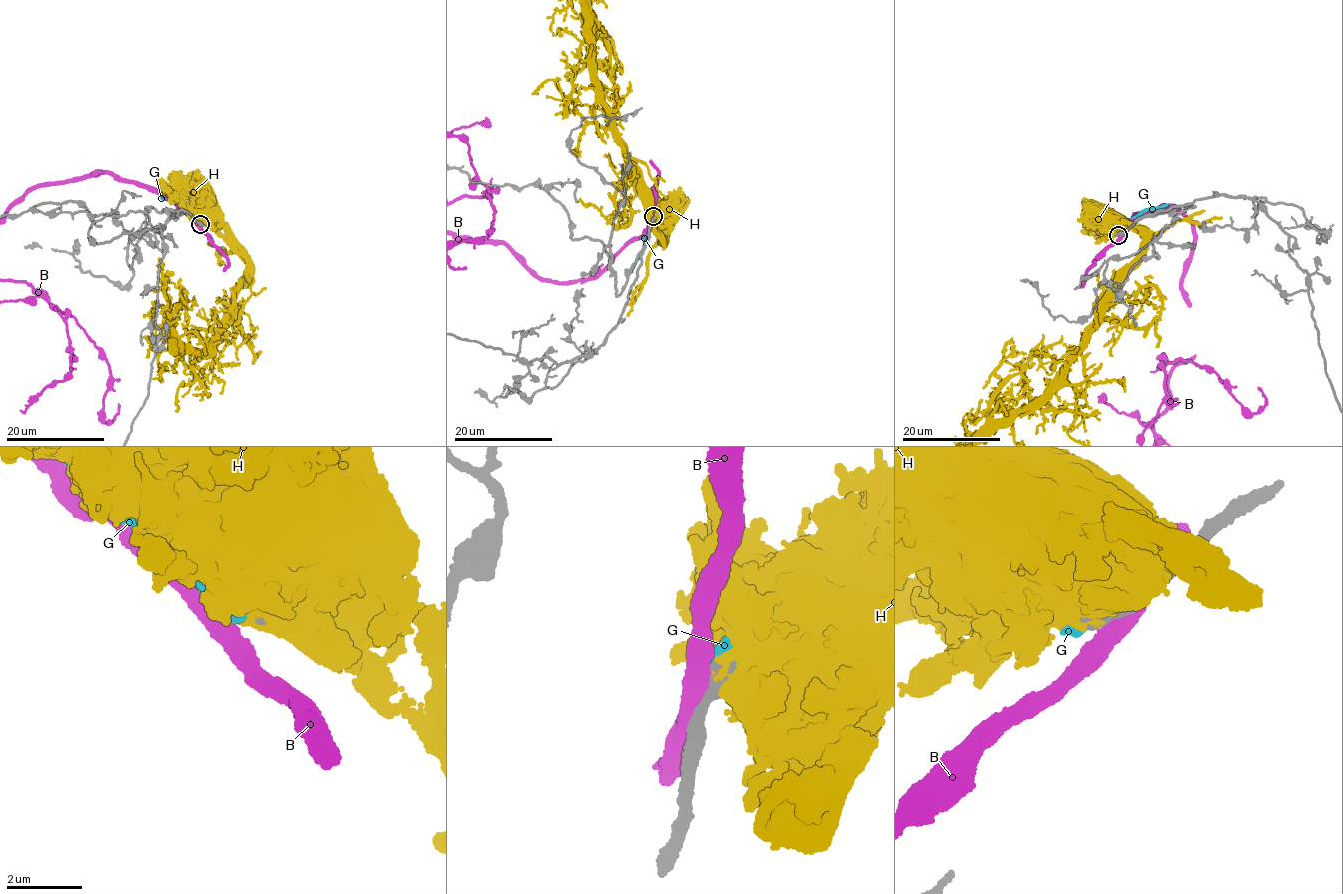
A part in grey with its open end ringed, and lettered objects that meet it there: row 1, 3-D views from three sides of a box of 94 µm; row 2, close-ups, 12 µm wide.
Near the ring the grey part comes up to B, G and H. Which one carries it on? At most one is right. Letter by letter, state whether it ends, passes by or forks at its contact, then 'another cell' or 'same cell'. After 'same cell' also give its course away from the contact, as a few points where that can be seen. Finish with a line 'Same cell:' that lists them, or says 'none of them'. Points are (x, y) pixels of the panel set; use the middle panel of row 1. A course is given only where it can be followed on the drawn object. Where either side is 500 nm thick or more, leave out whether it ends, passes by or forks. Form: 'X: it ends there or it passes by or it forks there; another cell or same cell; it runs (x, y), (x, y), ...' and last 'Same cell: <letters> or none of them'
B: it passes by; another cell
G: another cell
H: another cell
Same cell: none of them

